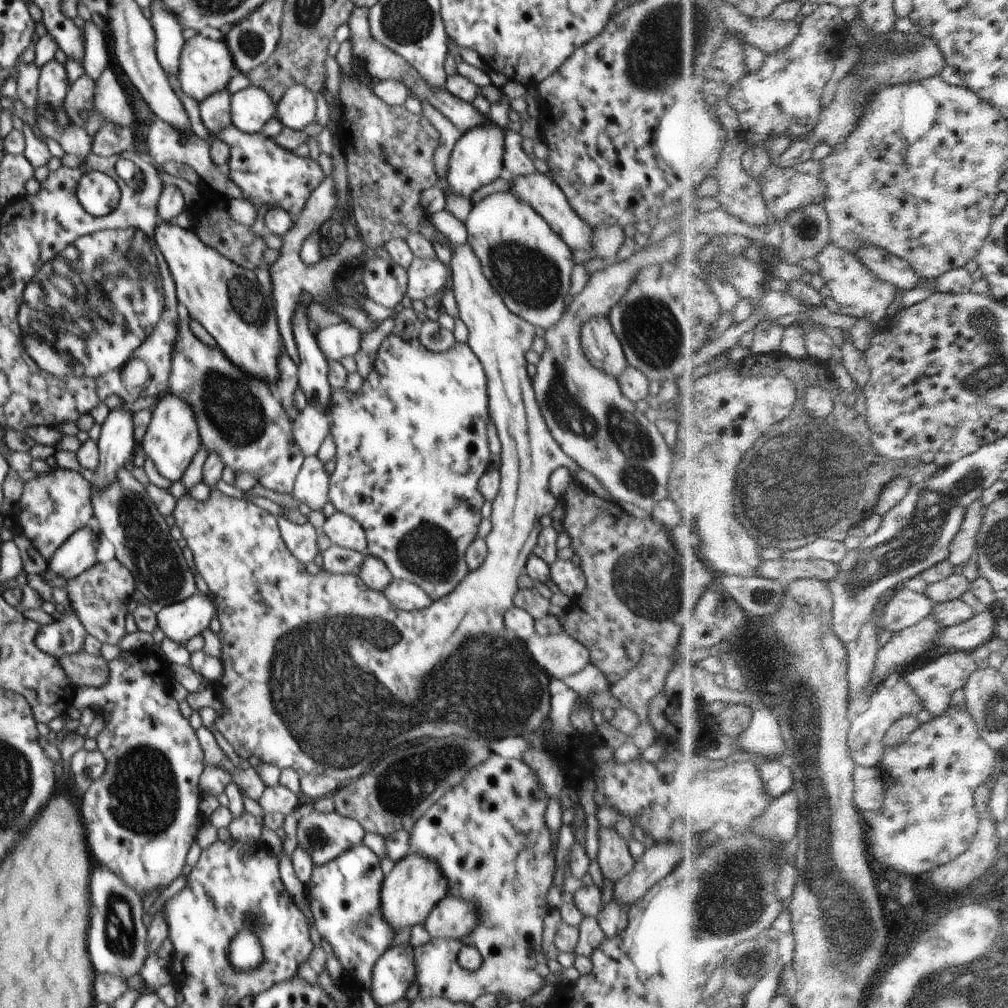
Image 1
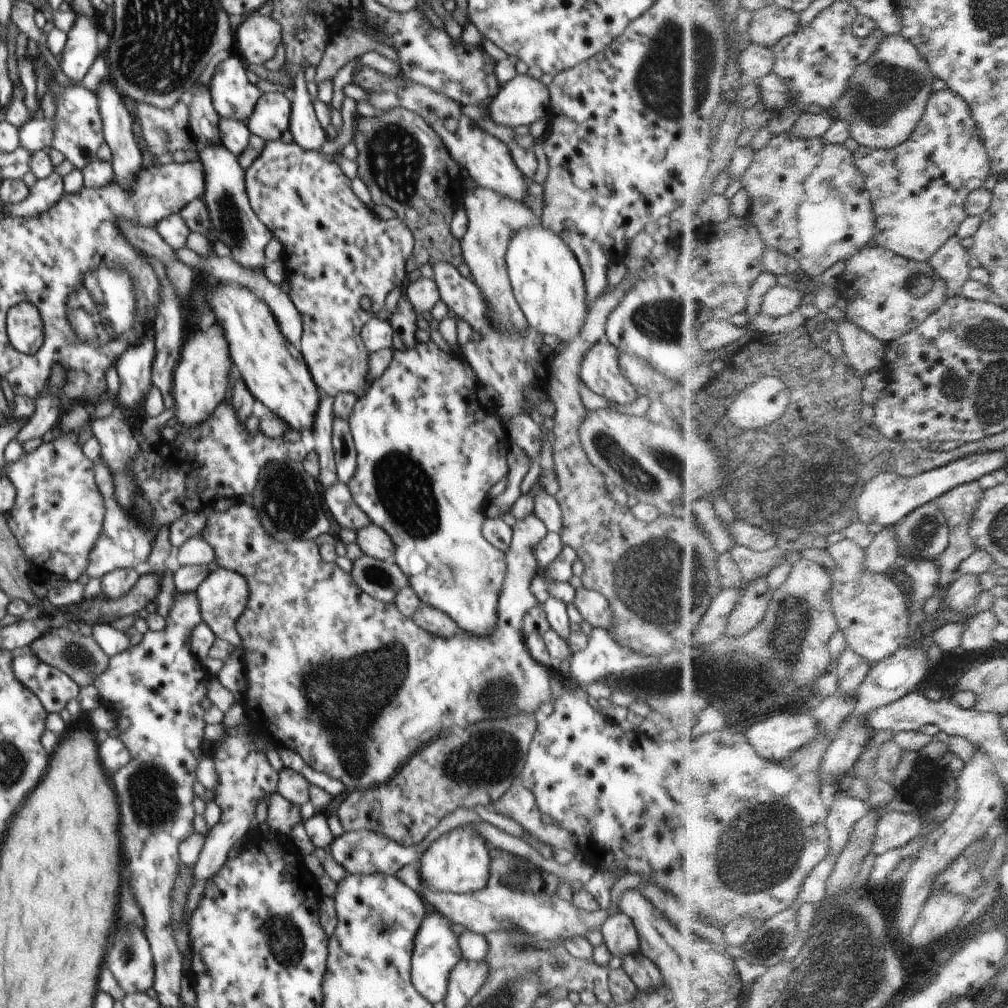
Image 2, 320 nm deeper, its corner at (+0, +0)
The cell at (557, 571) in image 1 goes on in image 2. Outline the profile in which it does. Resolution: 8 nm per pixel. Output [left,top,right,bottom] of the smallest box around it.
[574,589,615,631]

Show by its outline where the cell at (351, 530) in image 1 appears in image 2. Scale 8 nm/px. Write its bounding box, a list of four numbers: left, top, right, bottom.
[356,524,395,560]

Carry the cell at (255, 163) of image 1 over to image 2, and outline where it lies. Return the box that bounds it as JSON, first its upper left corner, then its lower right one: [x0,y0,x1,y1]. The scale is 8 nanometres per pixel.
[245,139,415,399]

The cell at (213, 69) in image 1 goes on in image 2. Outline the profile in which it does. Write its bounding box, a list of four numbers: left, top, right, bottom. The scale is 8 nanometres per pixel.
[209,53,264,123]

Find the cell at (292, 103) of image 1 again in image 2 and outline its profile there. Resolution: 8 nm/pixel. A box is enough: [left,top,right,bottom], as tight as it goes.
[289,66,330,151]

